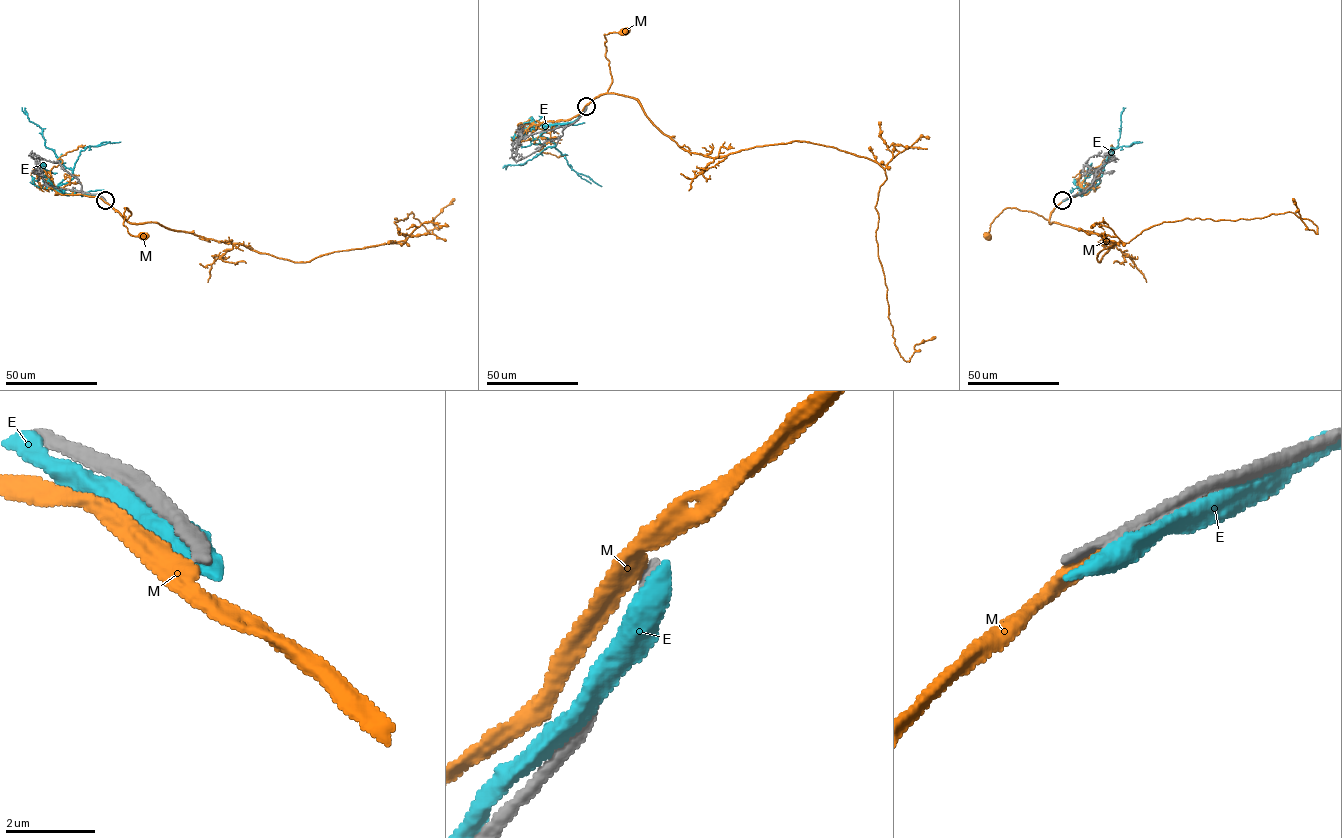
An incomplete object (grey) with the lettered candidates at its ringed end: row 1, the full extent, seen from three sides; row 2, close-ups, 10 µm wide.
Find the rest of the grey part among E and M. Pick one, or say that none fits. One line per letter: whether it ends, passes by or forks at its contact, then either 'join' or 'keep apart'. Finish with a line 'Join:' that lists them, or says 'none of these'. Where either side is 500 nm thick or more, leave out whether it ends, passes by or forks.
E: keep apart
M: it passes by; keep apart
Join: none of these

